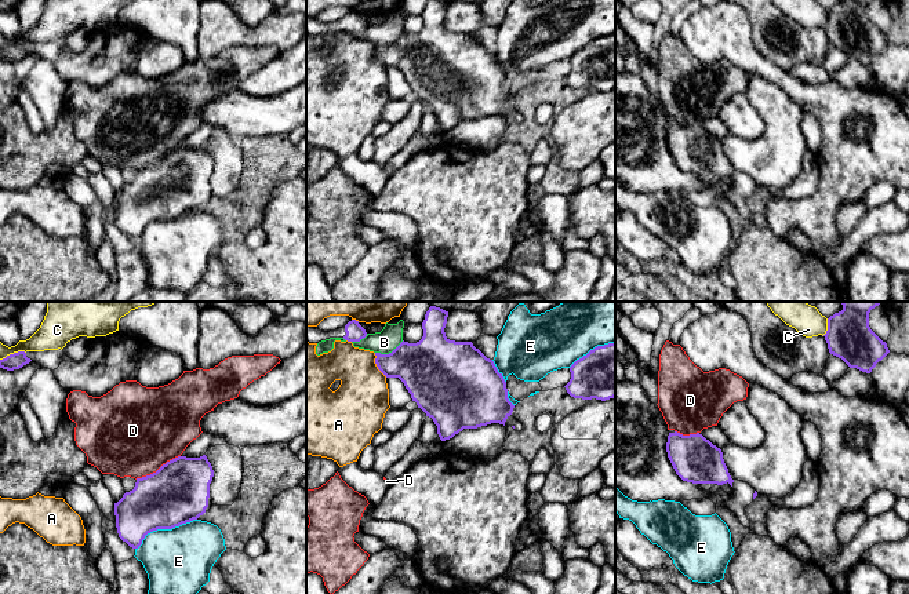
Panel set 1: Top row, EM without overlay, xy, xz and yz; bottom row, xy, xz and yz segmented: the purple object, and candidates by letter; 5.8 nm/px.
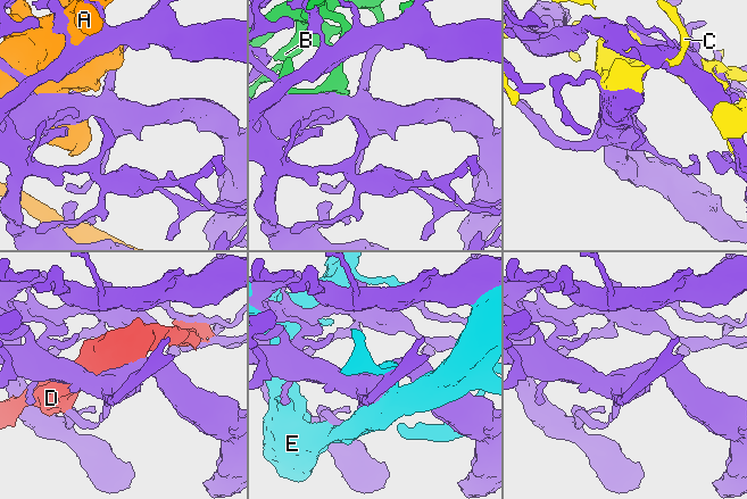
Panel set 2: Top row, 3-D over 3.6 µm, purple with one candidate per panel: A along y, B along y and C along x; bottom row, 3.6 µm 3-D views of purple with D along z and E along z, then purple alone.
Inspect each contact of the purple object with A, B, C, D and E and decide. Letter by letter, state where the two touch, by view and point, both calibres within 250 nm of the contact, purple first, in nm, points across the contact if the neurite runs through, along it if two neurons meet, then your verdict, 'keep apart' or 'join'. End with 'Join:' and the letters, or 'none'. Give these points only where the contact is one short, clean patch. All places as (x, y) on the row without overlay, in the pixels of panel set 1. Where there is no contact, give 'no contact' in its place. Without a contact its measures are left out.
A: xz (377, 57) | 280/320 nm | keep apart
B: xz (389, 44) | 340/140 nm | keep apart
C: yz (828, 18) | 260/160 nm | keep apart
D: xy (159, 160) | 360/480 nm | keep apart
E: xy (164, 219) | 360/400 nm | keep apart
Join: none

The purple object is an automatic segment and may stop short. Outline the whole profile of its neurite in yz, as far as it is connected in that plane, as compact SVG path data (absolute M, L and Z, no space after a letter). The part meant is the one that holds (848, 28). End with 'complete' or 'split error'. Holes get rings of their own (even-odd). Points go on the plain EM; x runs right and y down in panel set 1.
M843 0L835 4L828 10L823 26L830 45L866 65L890 44L887 34L869 18L870 1Z; complete

